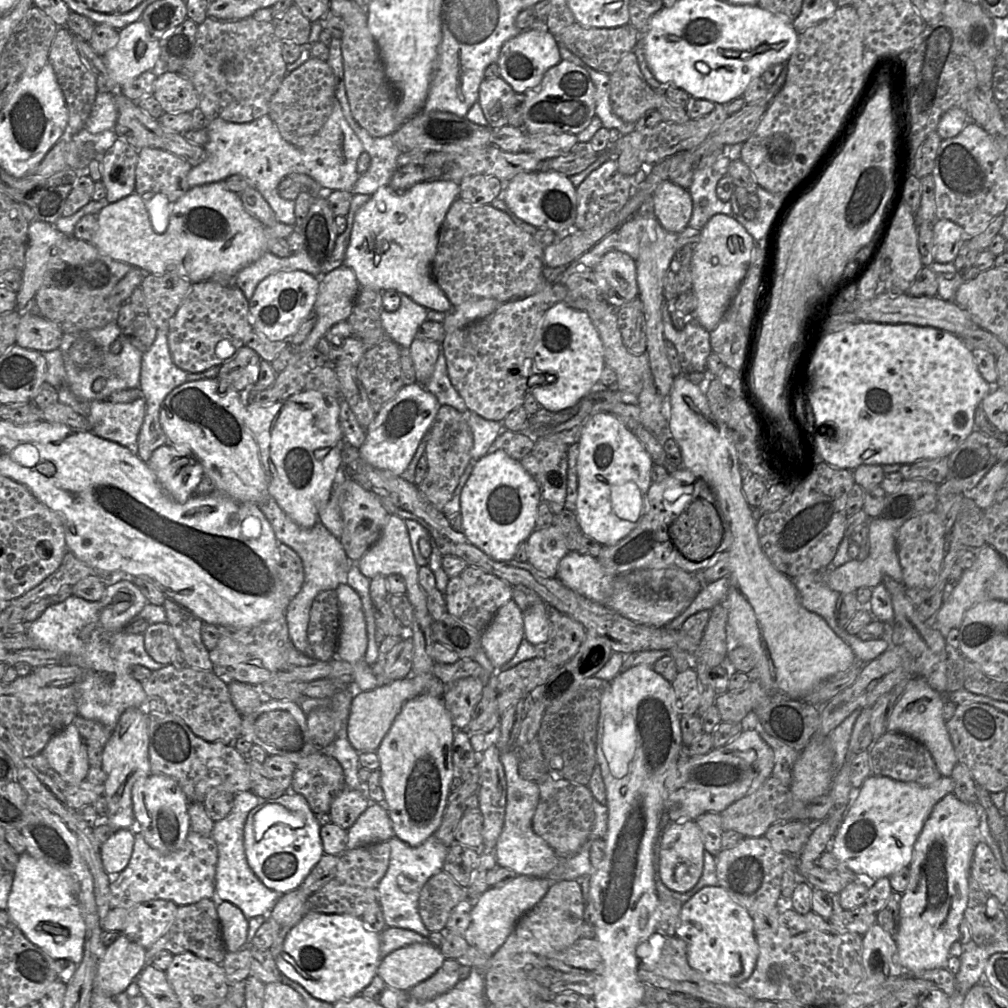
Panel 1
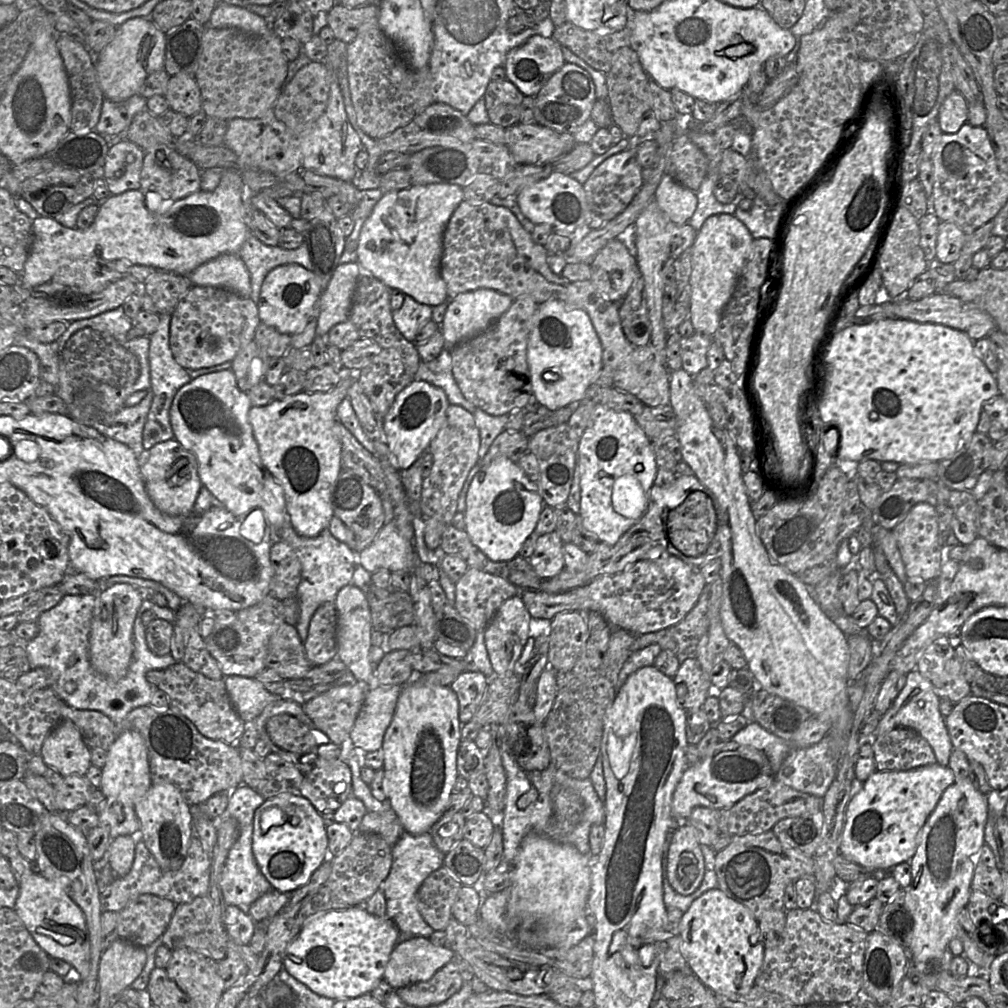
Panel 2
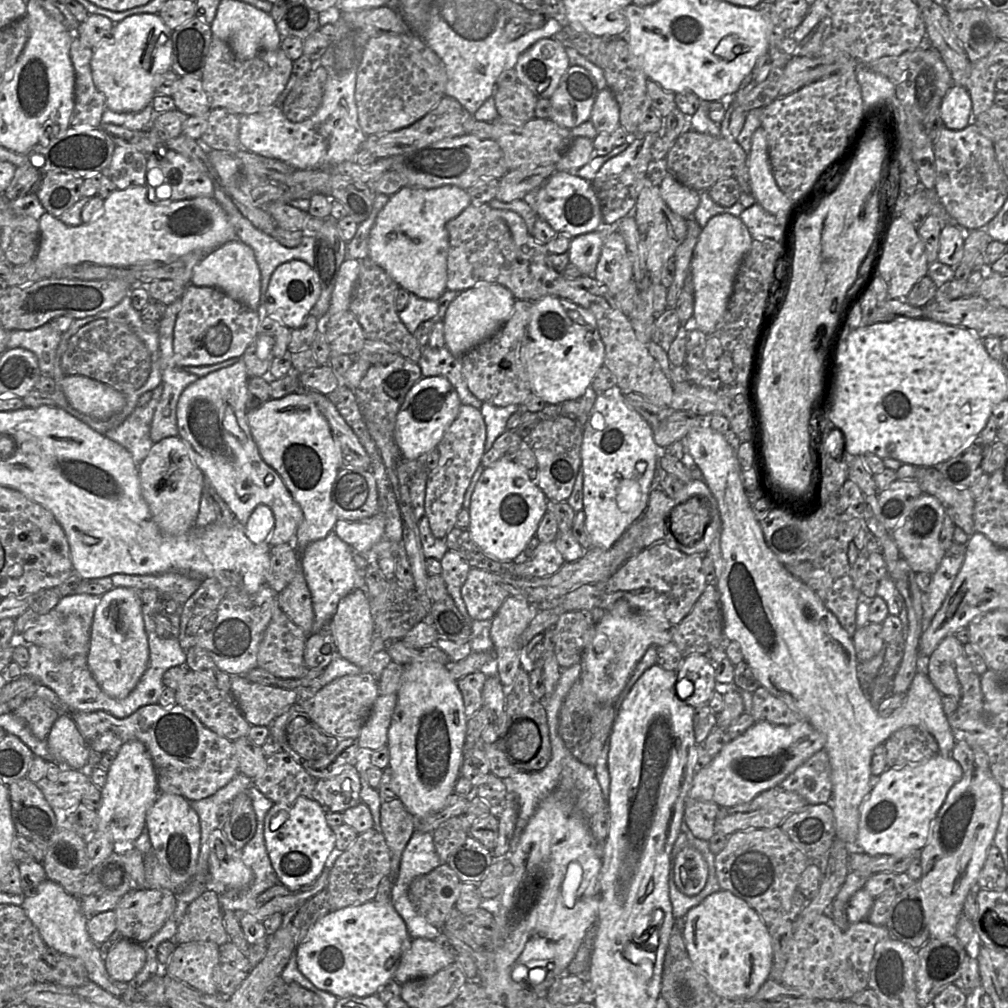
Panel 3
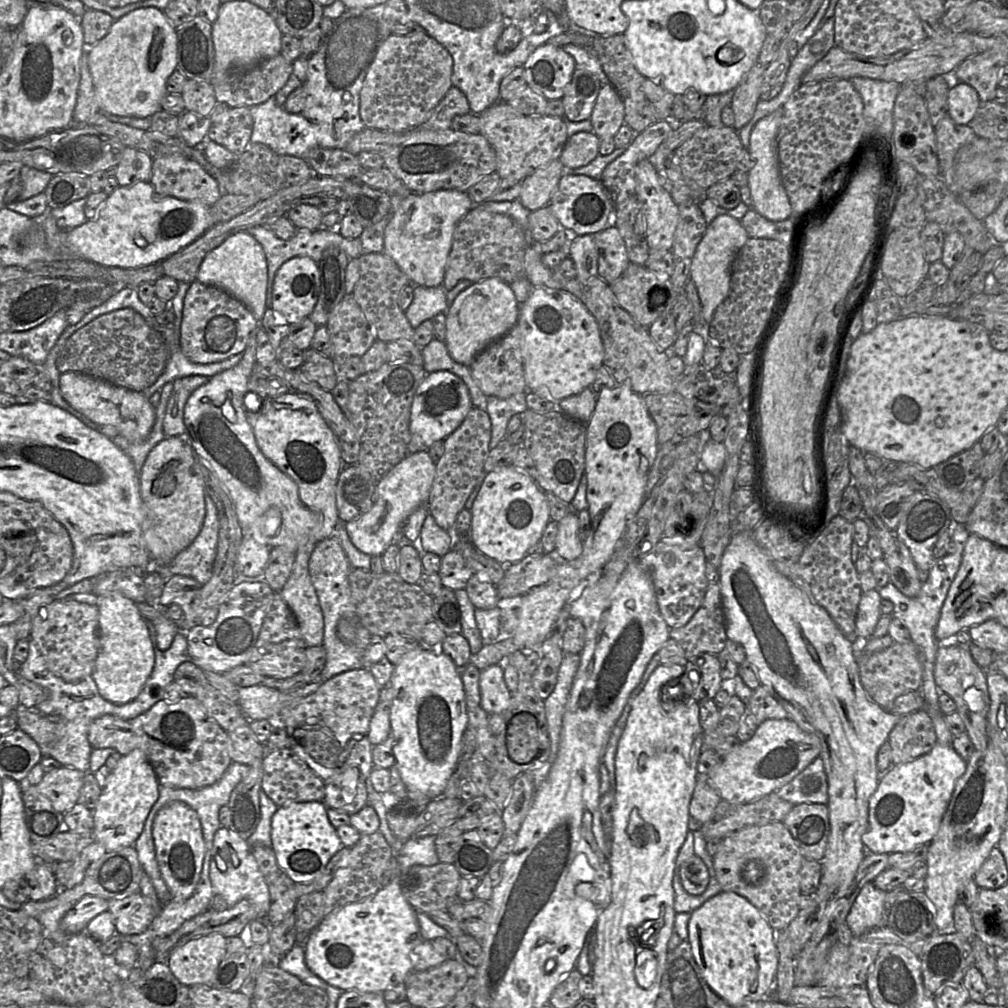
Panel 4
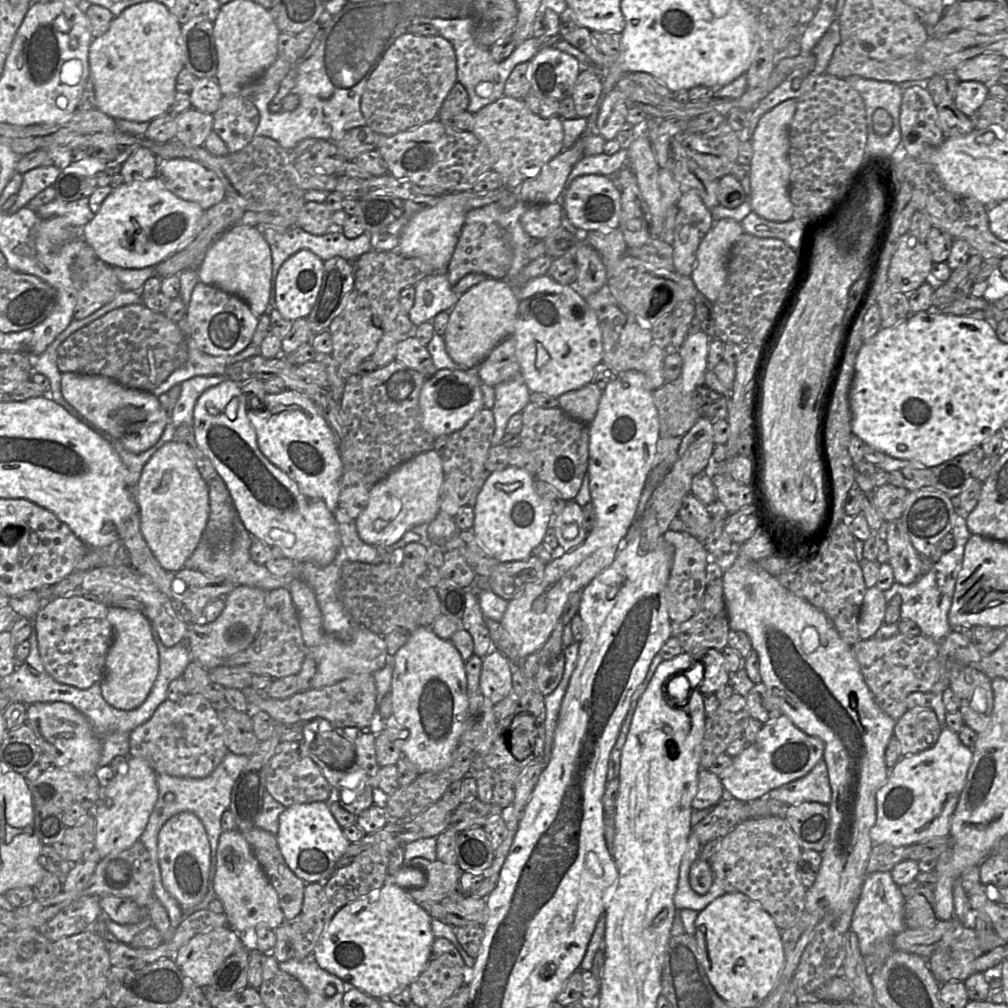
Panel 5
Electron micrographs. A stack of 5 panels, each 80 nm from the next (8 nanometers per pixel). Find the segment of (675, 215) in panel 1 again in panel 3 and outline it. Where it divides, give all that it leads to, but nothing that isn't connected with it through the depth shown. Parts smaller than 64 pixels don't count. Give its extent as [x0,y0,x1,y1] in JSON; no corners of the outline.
[659,173,700,218]

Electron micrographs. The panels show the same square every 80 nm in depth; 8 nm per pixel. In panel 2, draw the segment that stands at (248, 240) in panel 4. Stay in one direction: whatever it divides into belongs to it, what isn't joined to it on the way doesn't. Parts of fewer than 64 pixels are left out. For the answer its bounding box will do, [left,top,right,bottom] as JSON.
[189,254,250,298]

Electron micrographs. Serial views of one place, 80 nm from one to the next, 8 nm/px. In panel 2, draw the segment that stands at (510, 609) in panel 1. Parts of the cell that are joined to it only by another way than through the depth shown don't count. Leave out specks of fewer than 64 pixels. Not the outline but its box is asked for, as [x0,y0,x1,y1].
[484,594,530,676]

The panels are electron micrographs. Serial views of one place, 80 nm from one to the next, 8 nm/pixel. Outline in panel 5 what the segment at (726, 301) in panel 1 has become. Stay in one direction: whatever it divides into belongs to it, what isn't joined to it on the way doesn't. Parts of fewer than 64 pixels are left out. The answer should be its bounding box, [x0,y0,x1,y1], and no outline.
[691,218,743,304]

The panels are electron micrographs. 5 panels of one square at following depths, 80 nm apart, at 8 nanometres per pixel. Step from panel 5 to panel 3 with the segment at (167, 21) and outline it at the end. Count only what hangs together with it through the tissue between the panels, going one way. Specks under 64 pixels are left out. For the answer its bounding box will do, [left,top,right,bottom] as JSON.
[91,13,172,112]

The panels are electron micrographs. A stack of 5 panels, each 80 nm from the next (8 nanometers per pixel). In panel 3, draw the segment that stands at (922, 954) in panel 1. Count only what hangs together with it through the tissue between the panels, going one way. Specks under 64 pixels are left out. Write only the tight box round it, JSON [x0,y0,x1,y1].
[917,767,1003,939]

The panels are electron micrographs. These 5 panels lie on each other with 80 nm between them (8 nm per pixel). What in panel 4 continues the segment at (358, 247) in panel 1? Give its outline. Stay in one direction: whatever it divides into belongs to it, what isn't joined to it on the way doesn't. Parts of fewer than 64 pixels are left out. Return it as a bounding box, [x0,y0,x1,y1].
[383,189,477,286]

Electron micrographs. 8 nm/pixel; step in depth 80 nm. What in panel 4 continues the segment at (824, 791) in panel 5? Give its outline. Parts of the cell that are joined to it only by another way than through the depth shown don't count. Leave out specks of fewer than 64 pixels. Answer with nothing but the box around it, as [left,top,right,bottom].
[775,756,828,805]

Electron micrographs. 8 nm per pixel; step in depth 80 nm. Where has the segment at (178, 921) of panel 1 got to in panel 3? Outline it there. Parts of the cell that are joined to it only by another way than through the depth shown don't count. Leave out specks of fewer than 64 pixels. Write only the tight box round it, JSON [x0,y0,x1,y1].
[173,890,229,947]

